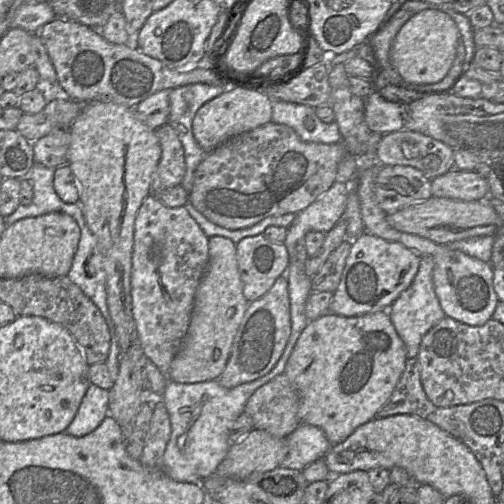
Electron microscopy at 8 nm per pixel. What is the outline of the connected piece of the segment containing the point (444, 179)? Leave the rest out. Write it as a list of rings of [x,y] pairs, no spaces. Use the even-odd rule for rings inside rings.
[[[453,168],[431,182],[432,196],[462,201],[479,201],[488,198],[488,180],[476,171]]]

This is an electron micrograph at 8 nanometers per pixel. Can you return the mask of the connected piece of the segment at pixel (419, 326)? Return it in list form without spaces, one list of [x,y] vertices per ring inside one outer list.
[[[428,255],[421,256],[419,270],[413,282],[389,308],[391,321],[406,346],[408,359],[417,357],[424,335],[446,316],[434,290],[433,268],[433,258]]]

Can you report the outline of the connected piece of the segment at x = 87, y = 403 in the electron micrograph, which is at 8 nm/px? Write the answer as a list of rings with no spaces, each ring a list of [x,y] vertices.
[[[90,383],[81,404],[64,432],[81,437],[96,429],[109,414],[109,390]]]

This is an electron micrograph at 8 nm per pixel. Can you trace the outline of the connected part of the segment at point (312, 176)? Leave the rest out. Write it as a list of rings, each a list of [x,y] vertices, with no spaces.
[[[271,121],[237,135],[207,153],[195,171],[190,202],[209,221],[230,230],[249,228],[271,216],[298,214],[332,187],[339,163],[348,153],[358,159],[376,156],[382,135],[372,131],[367,142],[359,142],[355,137],[342,138],[335,144],[305,142],[289,126]]]

